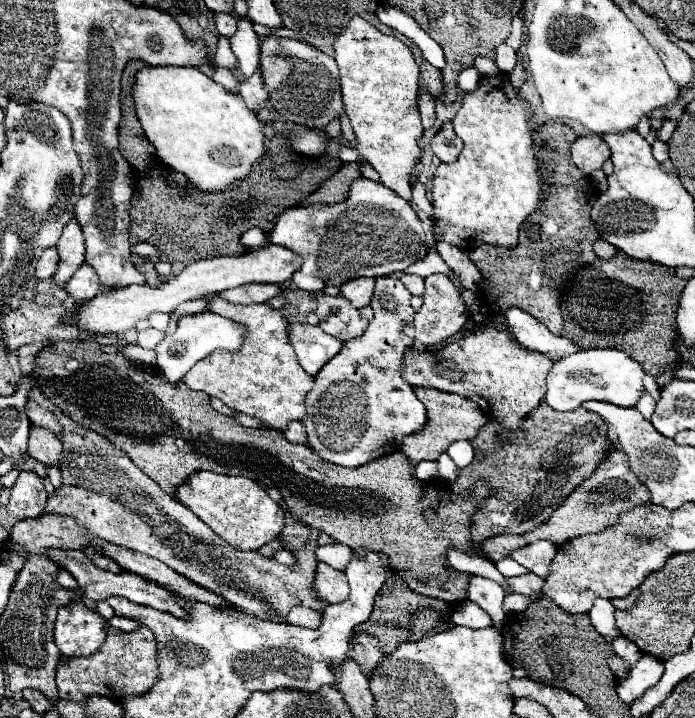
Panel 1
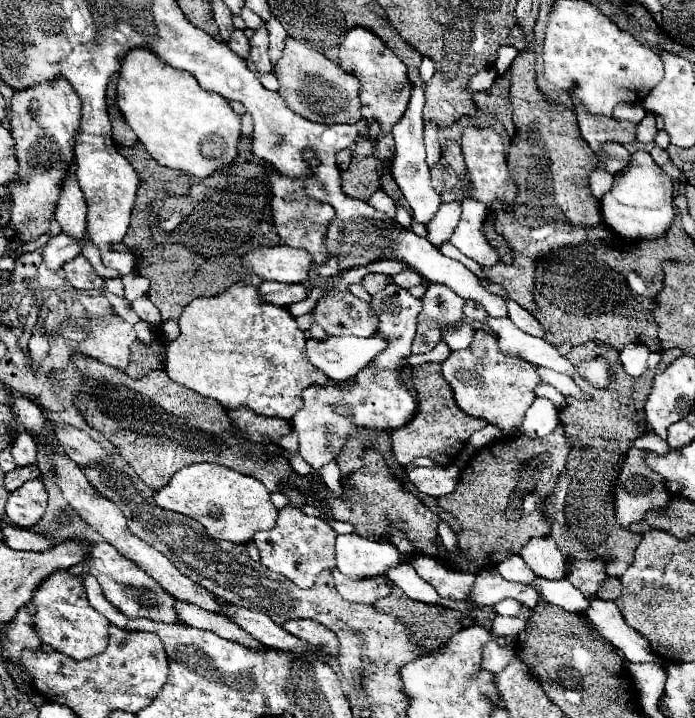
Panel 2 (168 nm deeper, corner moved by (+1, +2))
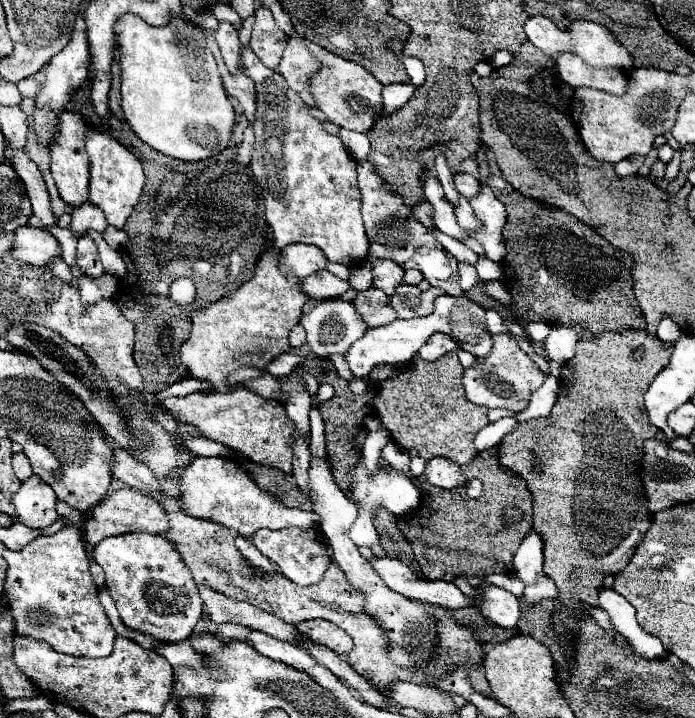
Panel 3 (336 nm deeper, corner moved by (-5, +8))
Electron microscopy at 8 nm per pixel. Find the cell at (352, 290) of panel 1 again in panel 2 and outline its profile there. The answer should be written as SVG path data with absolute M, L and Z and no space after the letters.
M366 274L360 284L364 286L364 290L366 290L368 294L376 294L376 292L380 292L382 286L386 286L388 282L390 282L390 280L388 280L388 276L384 276L384 274Z

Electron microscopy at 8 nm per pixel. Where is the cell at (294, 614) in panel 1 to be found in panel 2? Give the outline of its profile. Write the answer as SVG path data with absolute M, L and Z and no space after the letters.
M300 618L294 622L284 622L282 628L314 648L324 648L328 654L338 654L338 638L334 638L334 634L330 634L330 630L326 630L320 622Z

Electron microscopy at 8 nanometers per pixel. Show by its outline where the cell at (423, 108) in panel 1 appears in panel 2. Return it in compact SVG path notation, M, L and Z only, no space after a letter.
M426 122L424 124L424 142L426 142L426 162L428 166L438 164L440 162L440 140L436 134L436 124L434 122Z

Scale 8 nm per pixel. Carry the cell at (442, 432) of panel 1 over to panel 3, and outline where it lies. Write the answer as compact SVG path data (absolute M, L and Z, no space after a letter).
M446 354L436 362L426 362L416 356L394 376L377 384L373 402L376 414L390 430L392 440L404 450L416 450L424 460L442 456L456 464L468 464L478 454L474 448L474 436L490 424L486 416L488 410L466 400L462 388L462 366L456 354Z

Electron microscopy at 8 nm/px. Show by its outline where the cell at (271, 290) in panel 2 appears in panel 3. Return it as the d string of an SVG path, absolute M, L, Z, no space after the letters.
M320 270L304 280L302 290L314 300L324 300L324 298L344 296L348 290L352 290L352 286L348 284L348 280L340 280L338 276L330 274L328 270Z

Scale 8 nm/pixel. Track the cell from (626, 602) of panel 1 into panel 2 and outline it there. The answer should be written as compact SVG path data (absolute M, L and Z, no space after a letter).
M608 578L604 582L604 586L600 588L600 592L598 592L598 598L602 598L602 600L616 600L620 594L622 594L620 578Z

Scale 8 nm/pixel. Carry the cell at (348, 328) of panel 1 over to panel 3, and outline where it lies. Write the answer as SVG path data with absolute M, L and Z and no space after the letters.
M368 288L364 292L358 292L352 304L356 306L358 314L364 318L364 322L370 328L386 326L398 318L396 310L388 304L388 296L378 288Z

